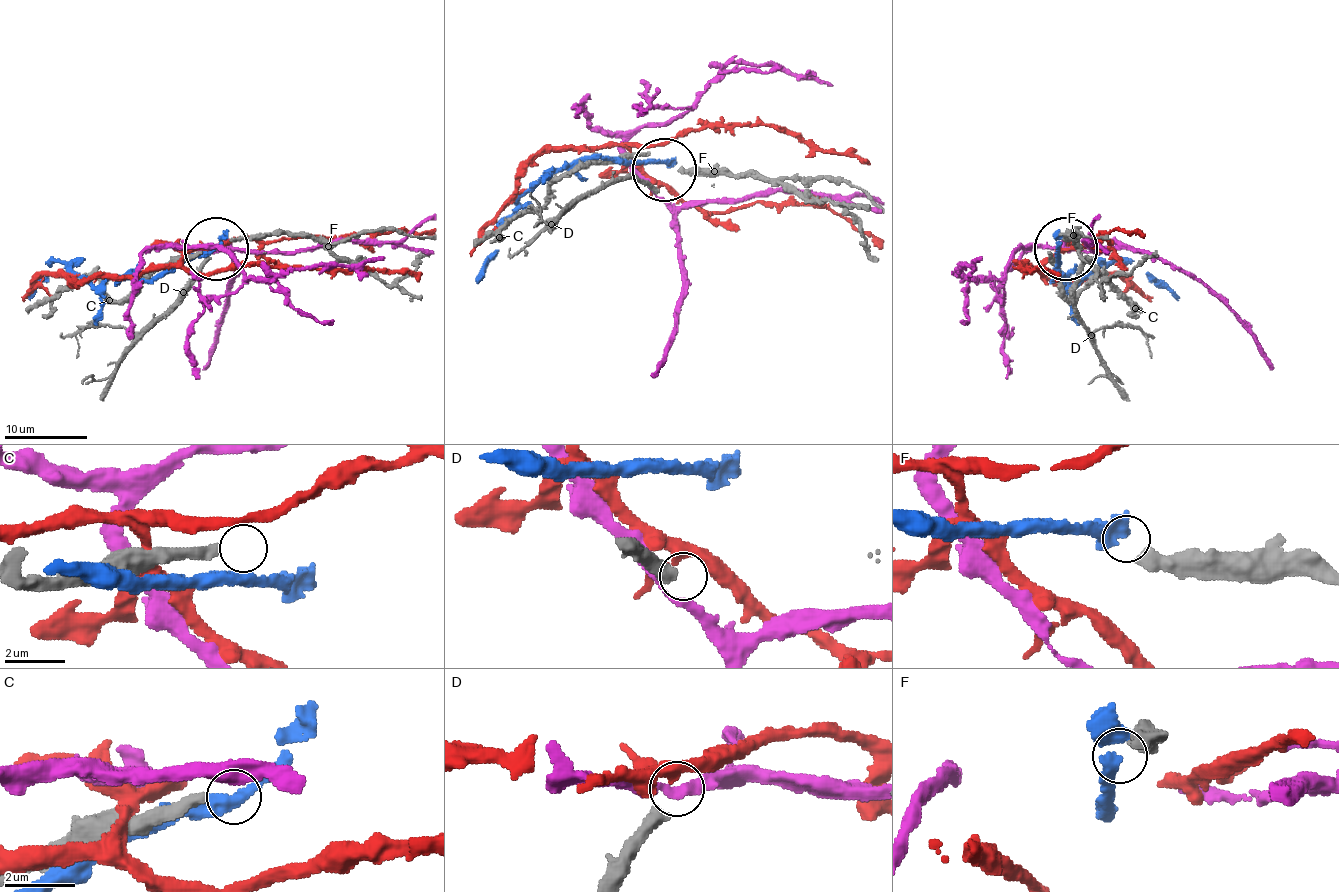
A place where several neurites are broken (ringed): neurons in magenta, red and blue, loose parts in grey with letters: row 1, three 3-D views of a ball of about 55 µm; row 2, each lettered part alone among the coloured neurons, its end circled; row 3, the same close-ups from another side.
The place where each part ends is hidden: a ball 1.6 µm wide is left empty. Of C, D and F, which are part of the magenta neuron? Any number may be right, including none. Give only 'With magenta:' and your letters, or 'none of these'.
With magenta: none of these

